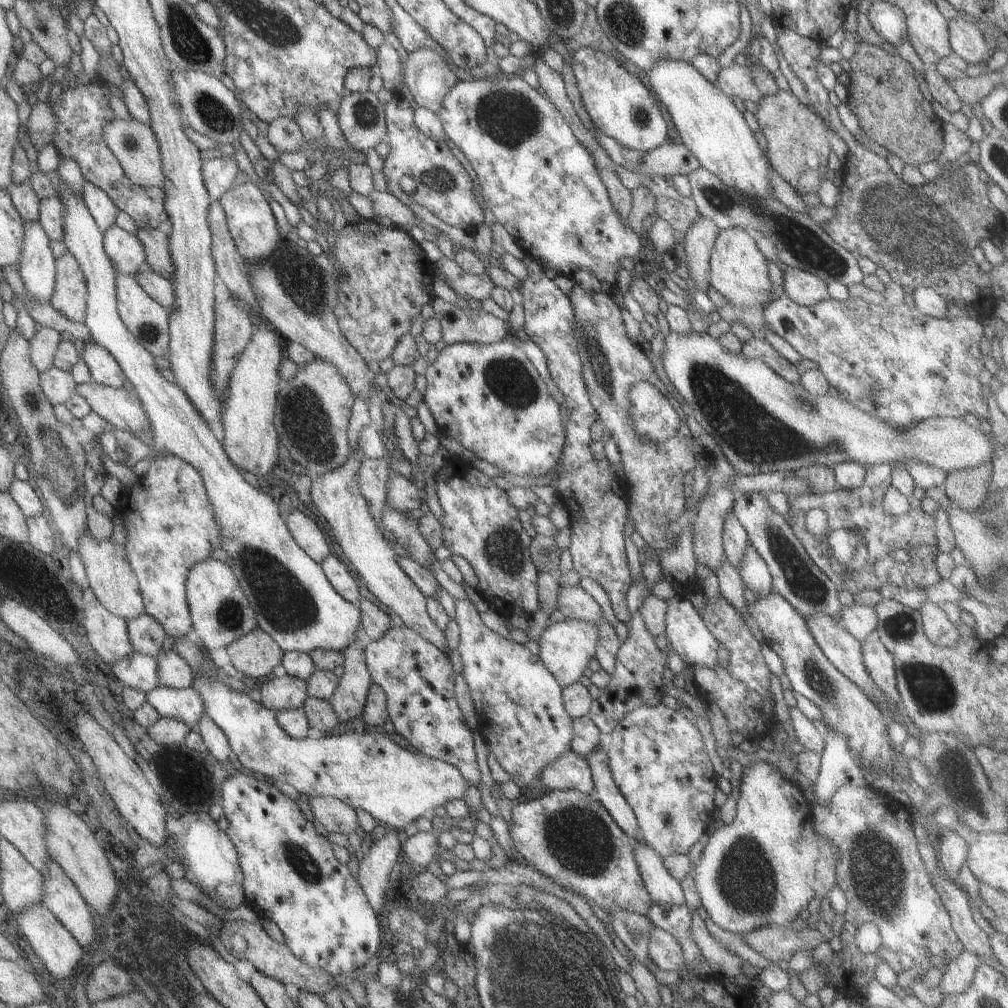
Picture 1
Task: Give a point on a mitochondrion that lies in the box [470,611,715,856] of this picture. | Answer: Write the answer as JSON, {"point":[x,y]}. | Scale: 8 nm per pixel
{"point":[666,821]}

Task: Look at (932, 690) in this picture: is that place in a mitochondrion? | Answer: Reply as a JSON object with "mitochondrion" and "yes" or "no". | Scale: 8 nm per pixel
{"mitochondrion":"yes"}

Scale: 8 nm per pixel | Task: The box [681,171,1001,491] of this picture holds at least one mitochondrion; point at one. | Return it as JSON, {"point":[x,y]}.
{"point":[911,229]}

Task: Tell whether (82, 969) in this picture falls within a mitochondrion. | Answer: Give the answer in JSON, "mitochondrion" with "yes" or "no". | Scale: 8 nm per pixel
{"mitochondrion":"no"}

